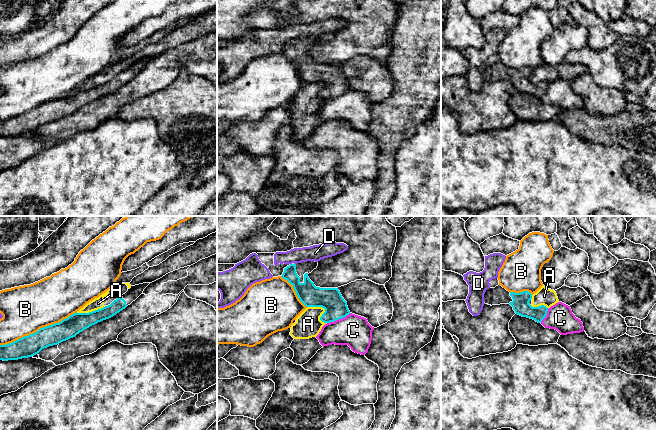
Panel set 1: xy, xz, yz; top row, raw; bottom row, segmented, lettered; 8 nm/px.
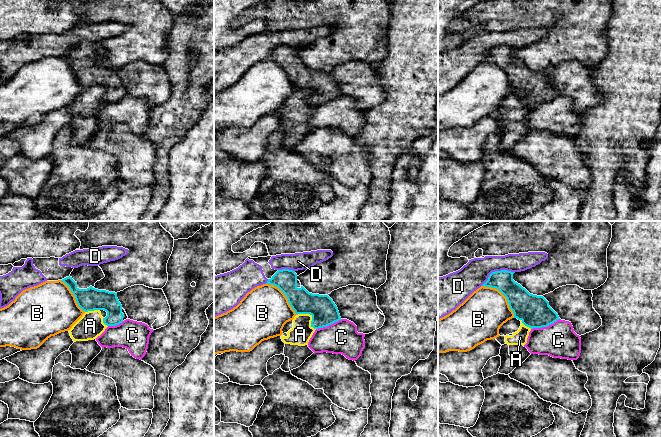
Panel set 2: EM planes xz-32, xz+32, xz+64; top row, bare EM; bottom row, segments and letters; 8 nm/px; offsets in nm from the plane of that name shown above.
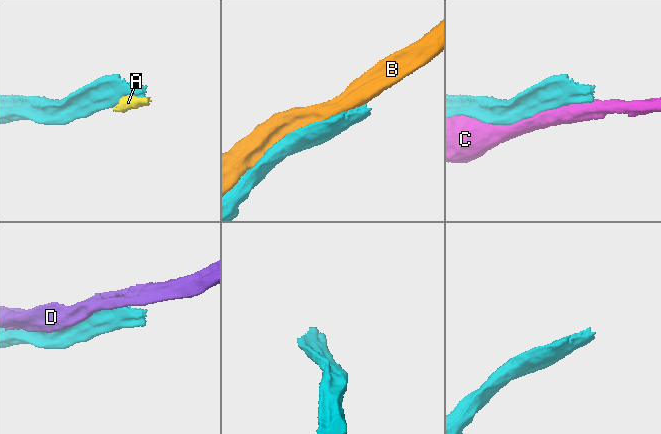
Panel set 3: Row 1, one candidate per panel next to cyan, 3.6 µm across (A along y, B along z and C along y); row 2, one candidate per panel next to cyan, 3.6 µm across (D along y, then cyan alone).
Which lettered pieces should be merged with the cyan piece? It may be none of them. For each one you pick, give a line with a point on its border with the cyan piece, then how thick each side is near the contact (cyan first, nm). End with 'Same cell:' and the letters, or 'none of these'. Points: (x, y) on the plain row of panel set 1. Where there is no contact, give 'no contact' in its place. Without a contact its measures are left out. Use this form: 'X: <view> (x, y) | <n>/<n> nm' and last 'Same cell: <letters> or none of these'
Same cell: none of these

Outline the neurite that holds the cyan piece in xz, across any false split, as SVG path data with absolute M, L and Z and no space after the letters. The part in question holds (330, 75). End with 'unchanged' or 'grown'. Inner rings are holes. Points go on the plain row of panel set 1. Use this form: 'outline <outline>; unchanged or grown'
outline M307 37L290 40L284 44L282 54L294 64L299 76L306 83L322 83L325 88L320 93L324 99L334 98L350 90L347 78L338 64L316 63L308 50L318 42L318 38Z; grown

